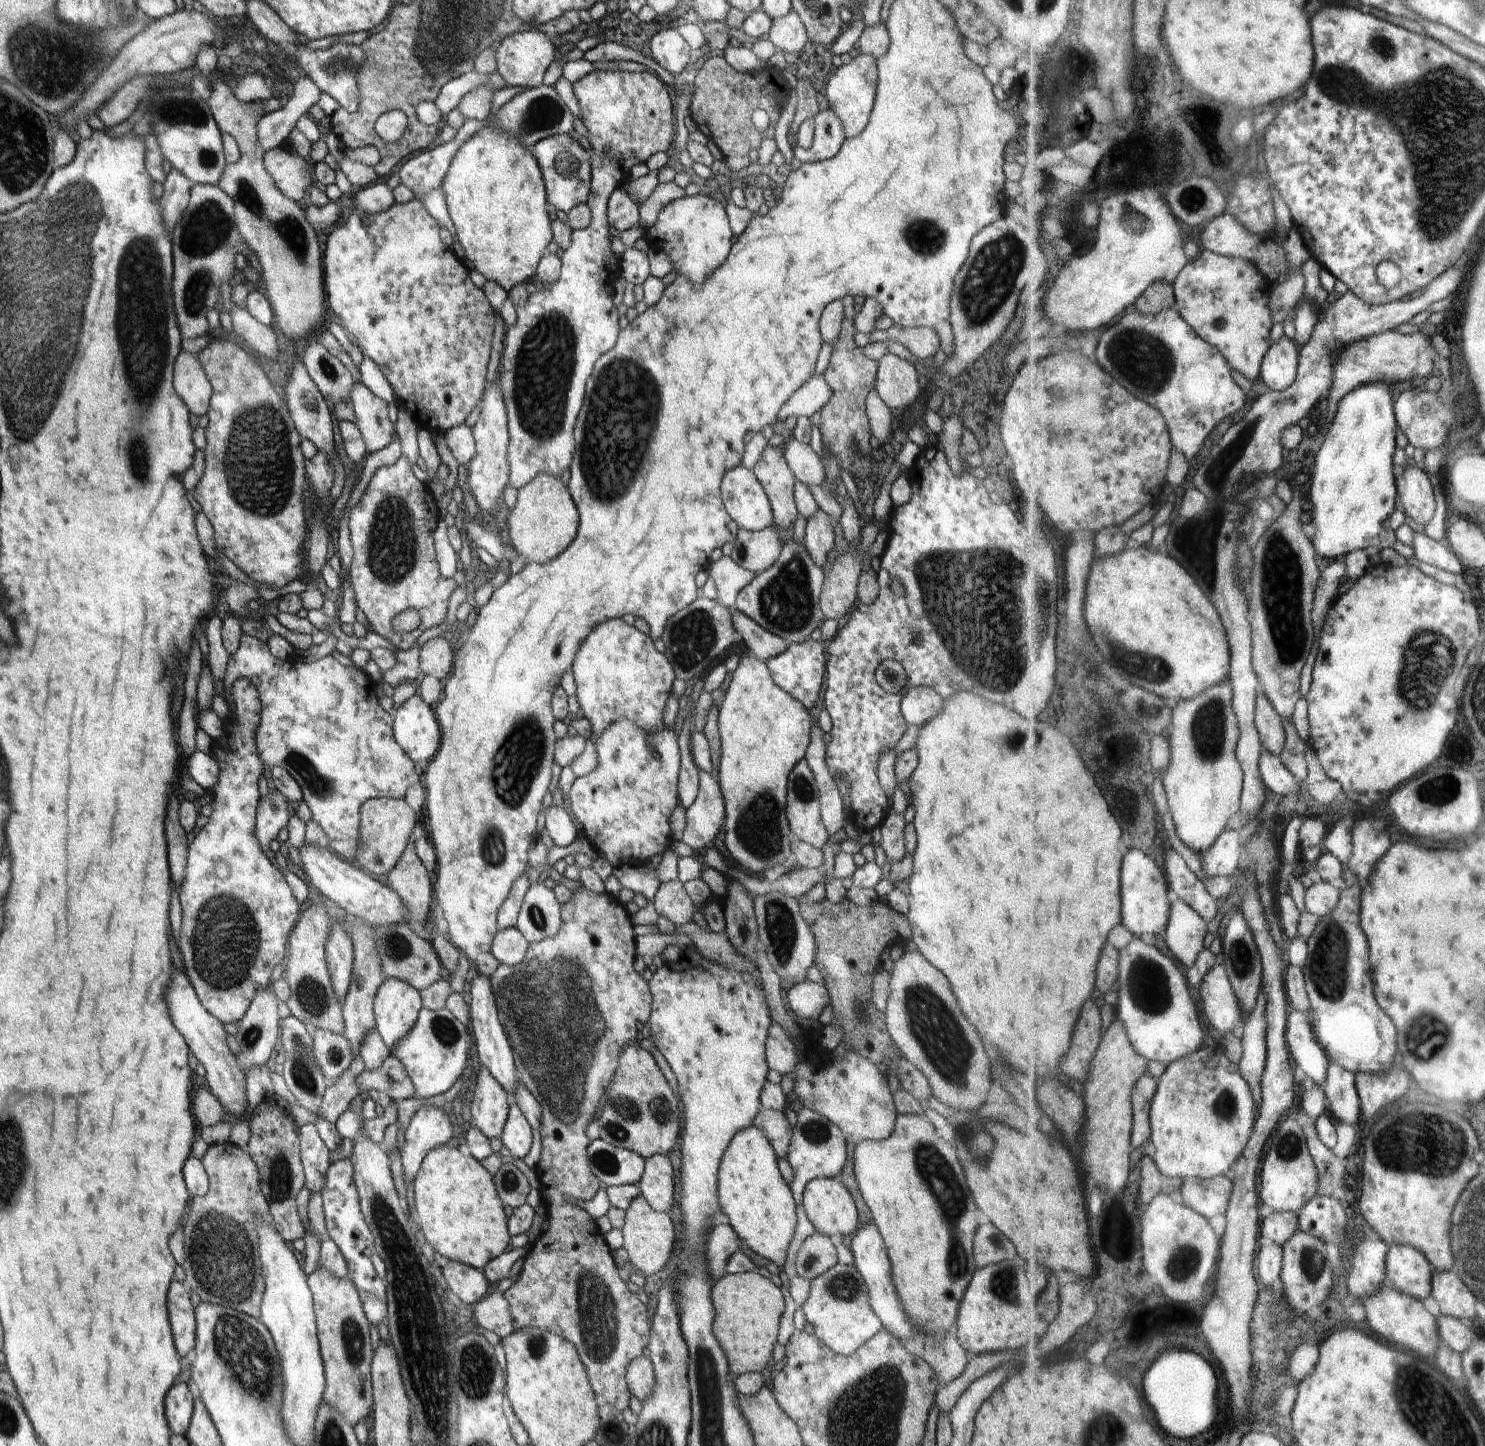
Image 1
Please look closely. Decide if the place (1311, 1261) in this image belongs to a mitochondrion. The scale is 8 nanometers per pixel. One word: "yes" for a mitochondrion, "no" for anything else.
yes

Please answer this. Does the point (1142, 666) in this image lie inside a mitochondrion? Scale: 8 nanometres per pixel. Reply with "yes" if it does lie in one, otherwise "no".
yes

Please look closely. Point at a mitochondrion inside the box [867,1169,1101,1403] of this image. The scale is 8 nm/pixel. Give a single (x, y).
(1004, 1284)

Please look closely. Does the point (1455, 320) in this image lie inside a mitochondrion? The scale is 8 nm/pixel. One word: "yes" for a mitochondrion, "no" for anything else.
no

